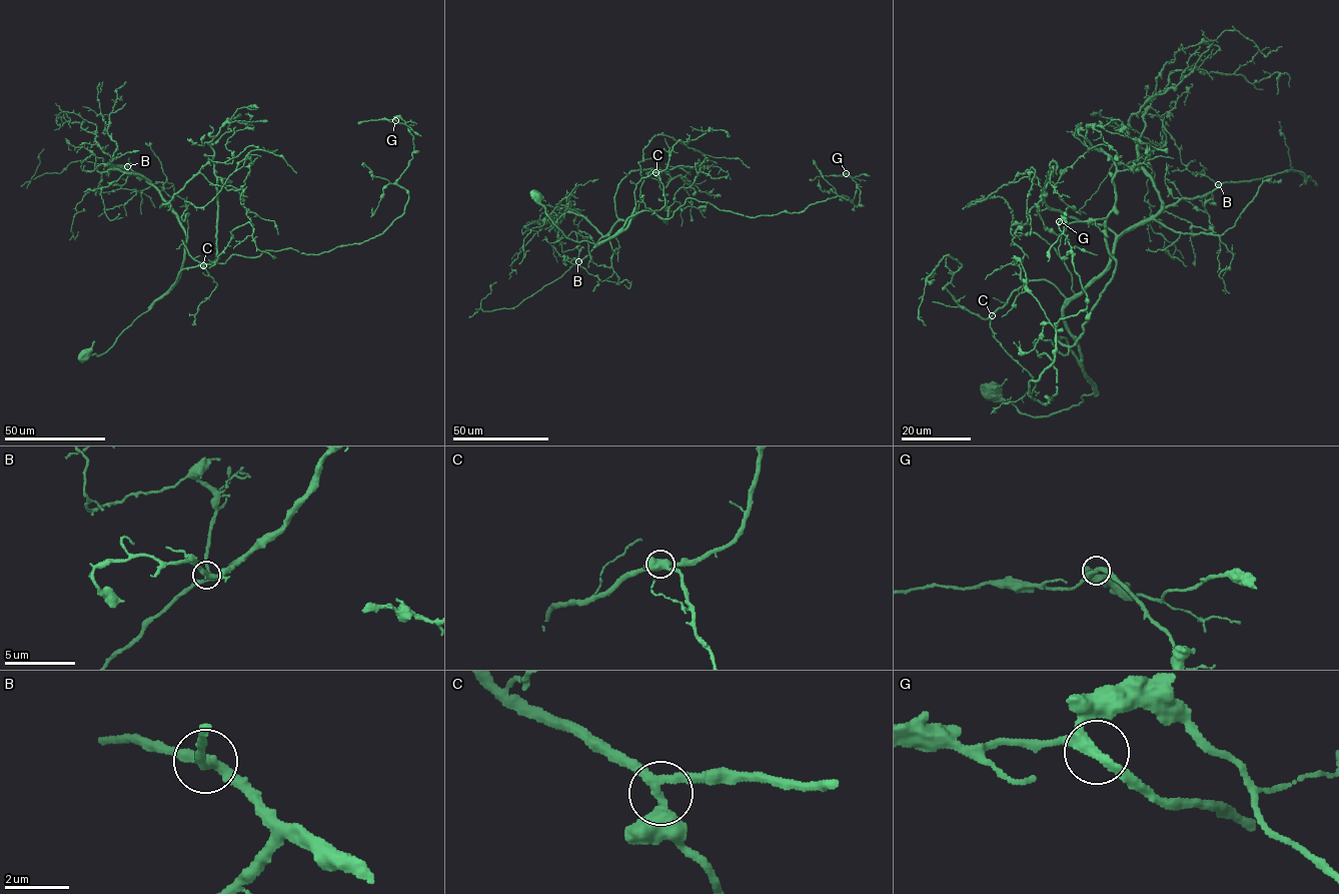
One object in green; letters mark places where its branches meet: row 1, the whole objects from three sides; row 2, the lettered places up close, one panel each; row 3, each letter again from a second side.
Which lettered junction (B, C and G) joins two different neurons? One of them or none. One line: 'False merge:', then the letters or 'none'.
False merge: none

